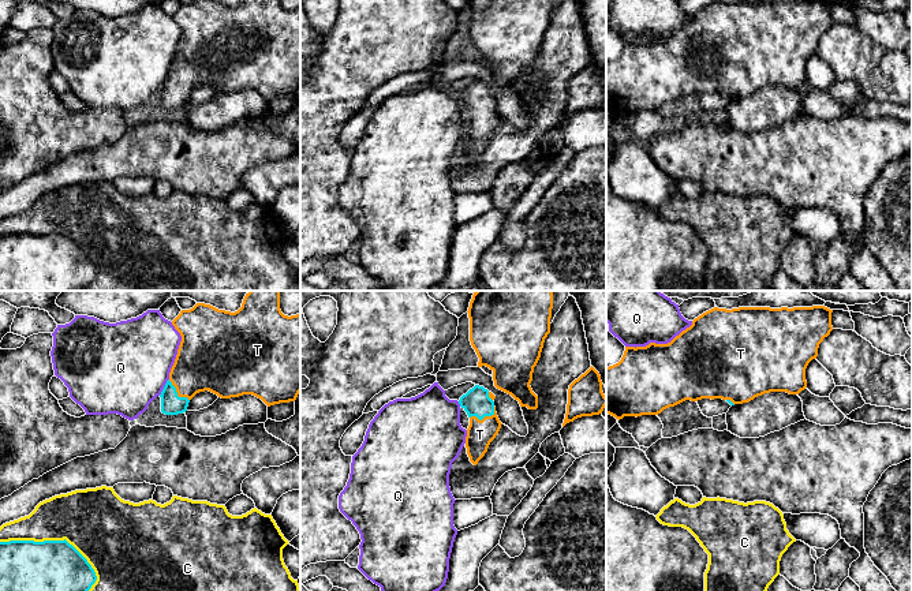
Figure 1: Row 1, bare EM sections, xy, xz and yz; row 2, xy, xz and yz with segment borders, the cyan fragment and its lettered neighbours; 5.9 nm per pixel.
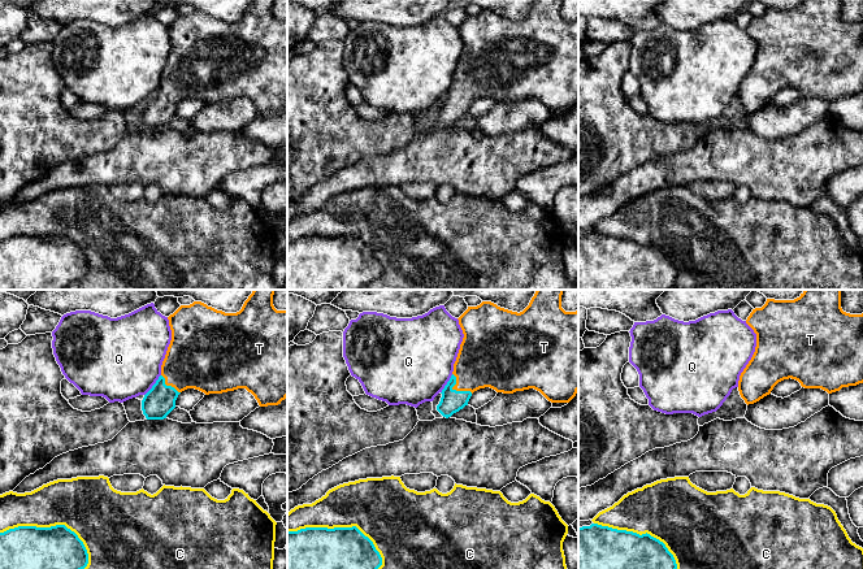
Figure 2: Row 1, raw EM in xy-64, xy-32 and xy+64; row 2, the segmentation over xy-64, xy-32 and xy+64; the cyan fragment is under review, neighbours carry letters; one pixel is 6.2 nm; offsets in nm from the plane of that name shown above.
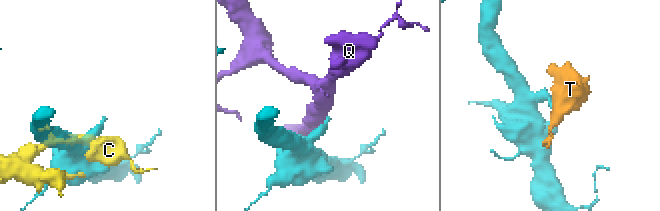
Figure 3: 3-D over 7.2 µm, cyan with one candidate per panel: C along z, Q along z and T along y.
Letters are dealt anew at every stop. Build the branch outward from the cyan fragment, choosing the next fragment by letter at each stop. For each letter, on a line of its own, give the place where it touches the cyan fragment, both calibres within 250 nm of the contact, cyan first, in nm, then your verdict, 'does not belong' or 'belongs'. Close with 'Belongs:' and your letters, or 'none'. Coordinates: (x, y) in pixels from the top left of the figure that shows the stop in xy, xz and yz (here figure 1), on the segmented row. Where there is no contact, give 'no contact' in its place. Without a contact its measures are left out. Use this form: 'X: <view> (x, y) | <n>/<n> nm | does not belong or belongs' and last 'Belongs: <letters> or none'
C: xy (53, 541) | 300/360 nm | does not belong
Q: xy (164, 386) | 130/500 nm | does not belong
T: xz (483, 416) | 160/160 nm | belongs
Belongs: T

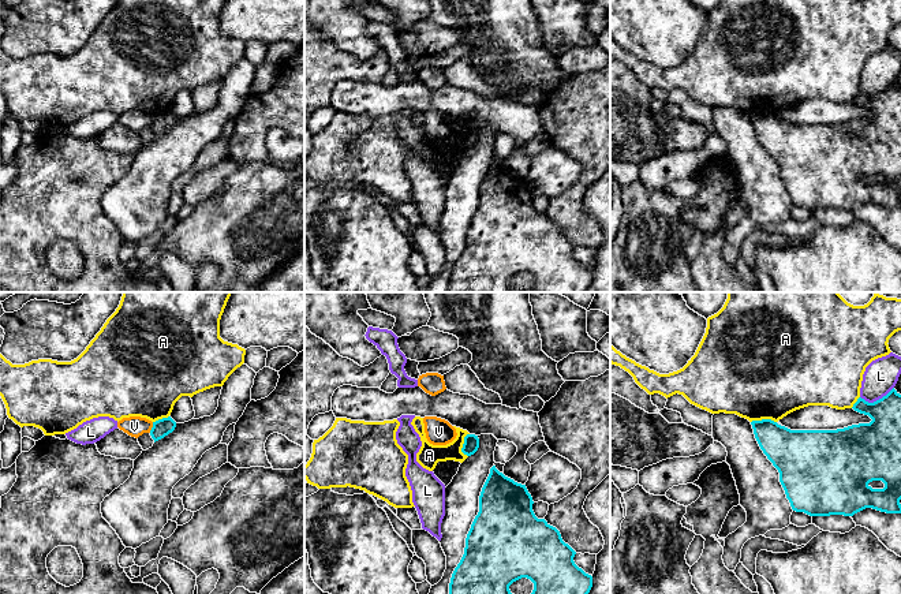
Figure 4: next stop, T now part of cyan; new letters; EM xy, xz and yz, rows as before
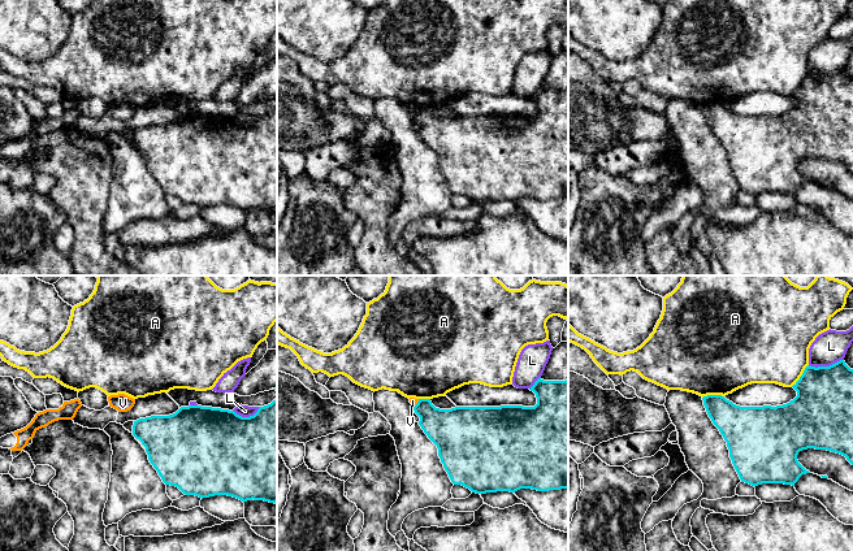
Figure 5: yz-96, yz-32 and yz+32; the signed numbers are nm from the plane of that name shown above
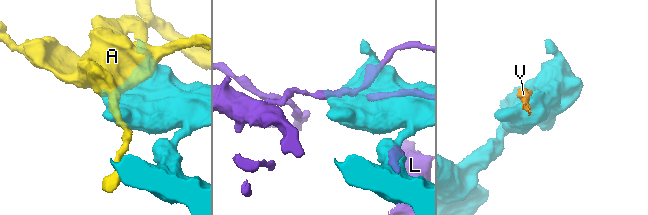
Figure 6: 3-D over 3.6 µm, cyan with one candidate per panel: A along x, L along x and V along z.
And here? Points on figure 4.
A: xz (463, 445) | 100/140 nm | does not belong
L: yz (877, 400) | 260/200 nm | does not belong
V: xy (152, 428) | 110/120 nm | does not belong
Belongs: none

